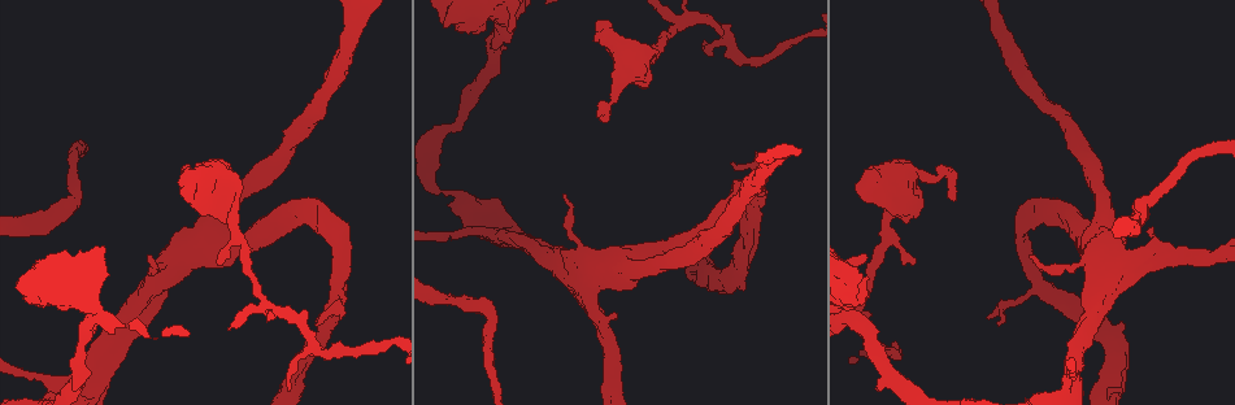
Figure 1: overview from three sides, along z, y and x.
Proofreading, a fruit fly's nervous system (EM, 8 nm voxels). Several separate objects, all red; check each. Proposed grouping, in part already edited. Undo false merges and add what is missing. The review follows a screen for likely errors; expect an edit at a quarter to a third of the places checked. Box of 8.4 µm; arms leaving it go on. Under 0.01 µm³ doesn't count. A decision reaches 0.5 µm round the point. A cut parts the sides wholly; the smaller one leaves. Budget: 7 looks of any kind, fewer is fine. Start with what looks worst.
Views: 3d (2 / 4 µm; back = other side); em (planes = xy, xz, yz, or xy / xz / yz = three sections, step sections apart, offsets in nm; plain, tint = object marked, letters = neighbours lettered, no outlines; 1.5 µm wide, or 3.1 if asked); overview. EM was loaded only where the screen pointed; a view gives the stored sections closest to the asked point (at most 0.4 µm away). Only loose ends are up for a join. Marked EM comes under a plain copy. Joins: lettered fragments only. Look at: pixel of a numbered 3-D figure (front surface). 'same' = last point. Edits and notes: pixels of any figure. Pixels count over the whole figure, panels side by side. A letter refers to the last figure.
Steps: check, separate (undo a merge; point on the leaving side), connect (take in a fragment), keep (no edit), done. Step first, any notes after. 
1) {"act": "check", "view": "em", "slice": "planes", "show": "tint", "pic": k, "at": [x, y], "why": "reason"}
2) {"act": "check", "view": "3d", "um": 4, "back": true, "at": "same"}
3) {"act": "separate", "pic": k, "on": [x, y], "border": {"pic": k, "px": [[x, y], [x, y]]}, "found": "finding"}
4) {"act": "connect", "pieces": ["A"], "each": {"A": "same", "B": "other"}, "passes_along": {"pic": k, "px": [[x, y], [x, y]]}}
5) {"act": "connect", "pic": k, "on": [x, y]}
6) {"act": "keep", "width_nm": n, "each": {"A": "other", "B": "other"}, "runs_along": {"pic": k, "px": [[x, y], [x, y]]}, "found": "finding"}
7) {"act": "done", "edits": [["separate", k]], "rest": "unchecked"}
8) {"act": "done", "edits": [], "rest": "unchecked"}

{"act": "check", "view": "em", "slice": "planes", "show": "letters", "pic": 1, "at": [220, 260]}

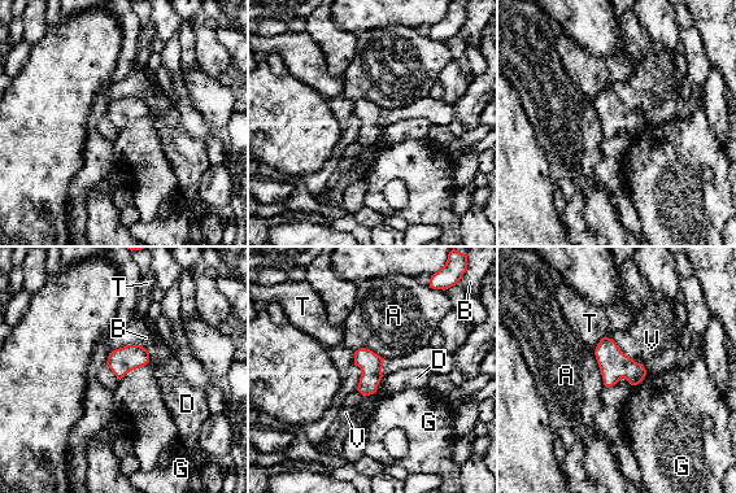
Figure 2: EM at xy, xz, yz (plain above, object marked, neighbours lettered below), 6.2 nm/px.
{"act": "keep", "each": {"A": "other", "B": "other", "D": "other", "G": "other", "T": "other", "V": "other"}, "border": {"pic": 2, "px": [[126, 344], [135, 345]]}, "found": "none of them fits"}

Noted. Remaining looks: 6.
{"act": "check", "view": "em", "slice": "planes", "show": "tint", "pic": 1, "at": [607, 103], "why": "abrupt turn"}

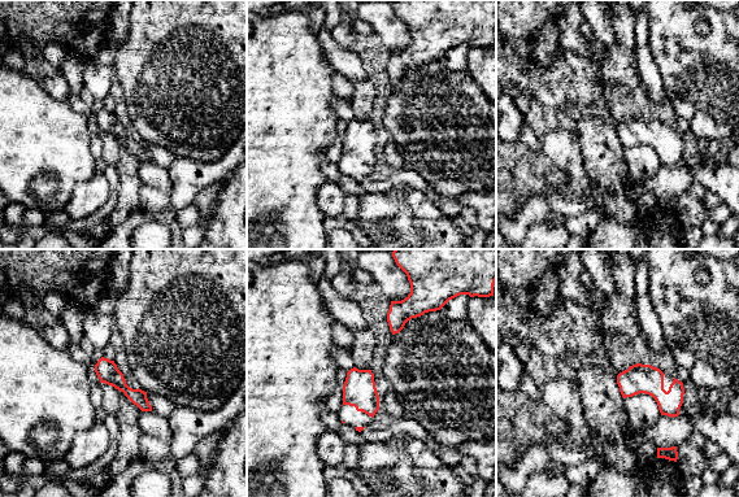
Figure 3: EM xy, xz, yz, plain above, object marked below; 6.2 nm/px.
{"act": "check", "view": "em", "slice": "planes", "show": "letters", "at": "same"}

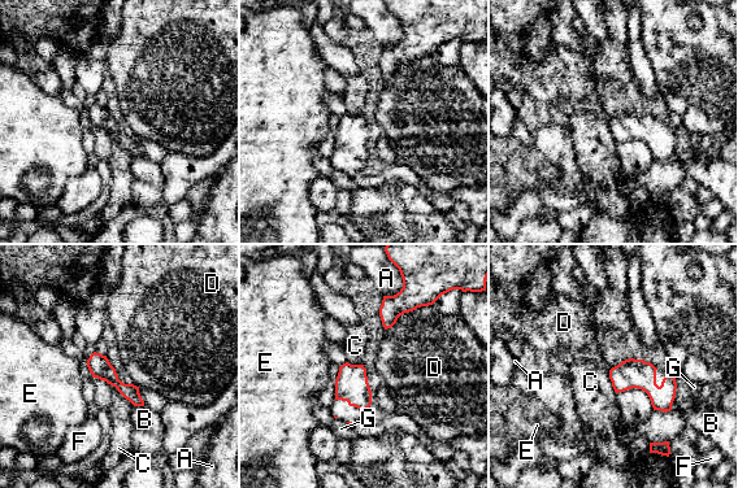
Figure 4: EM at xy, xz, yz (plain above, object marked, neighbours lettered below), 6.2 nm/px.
{"act": "keep", "each": {"A": "other", "B": "other", "C": "other", "D": "other", "E": "other", "F": "other", "G": "other"}, "runs_along": {"pic": 4, "px": [[95, 356], [96, 362], [139, 402]]}, "found": "all the same neuron"}

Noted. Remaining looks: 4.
{"act": "done", "edits": [], "rest": "unchecked"}

